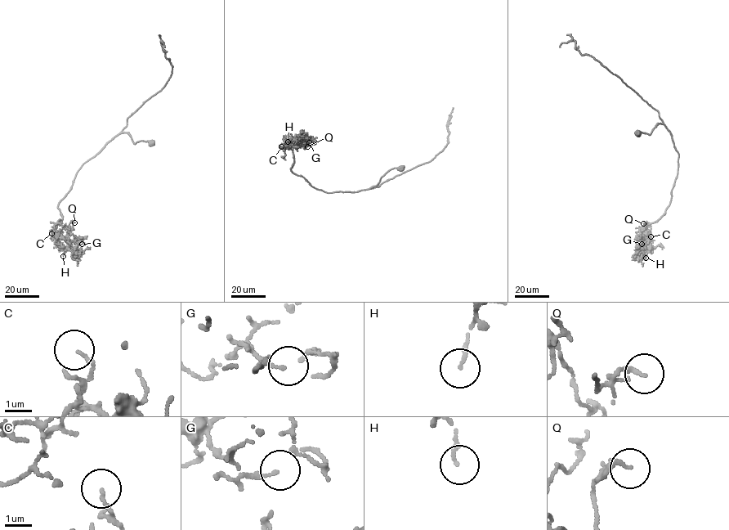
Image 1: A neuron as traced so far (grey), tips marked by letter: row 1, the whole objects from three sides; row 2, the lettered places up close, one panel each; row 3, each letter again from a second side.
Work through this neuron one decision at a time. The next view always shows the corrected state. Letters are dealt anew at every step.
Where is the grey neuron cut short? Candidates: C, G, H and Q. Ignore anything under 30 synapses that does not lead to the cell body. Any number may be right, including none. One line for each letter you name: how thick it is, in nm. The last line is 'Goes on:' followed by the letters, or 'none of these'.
Goes on: none of these

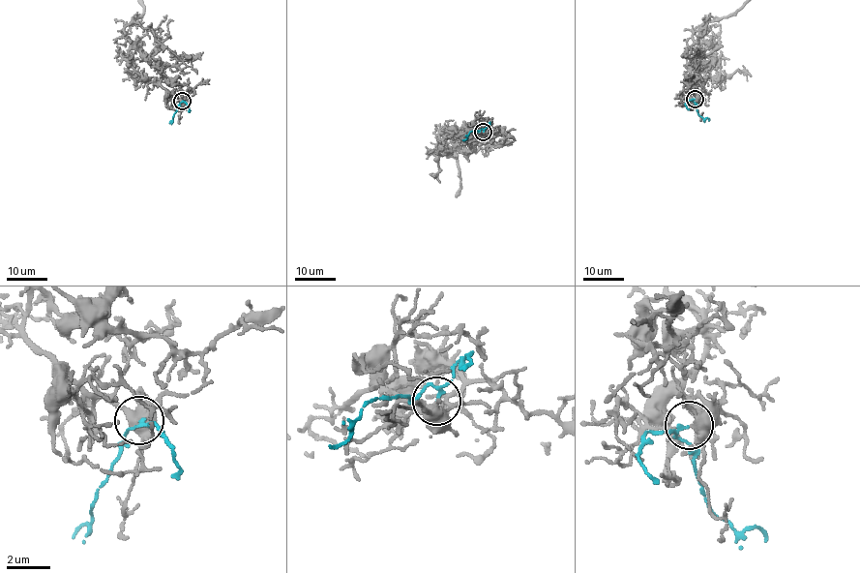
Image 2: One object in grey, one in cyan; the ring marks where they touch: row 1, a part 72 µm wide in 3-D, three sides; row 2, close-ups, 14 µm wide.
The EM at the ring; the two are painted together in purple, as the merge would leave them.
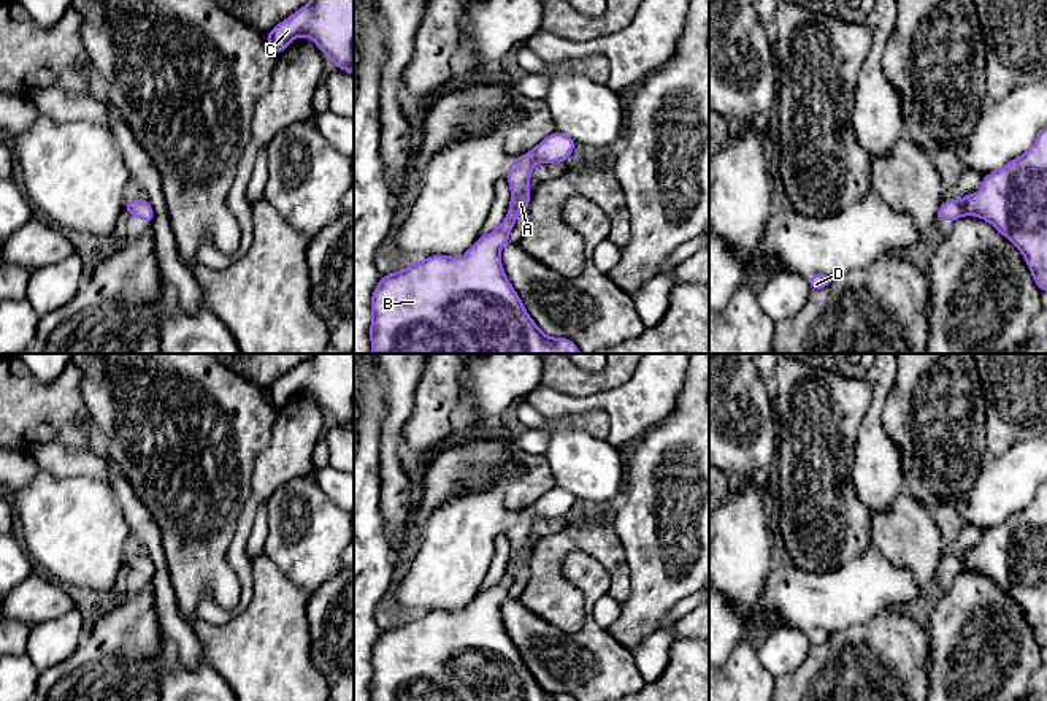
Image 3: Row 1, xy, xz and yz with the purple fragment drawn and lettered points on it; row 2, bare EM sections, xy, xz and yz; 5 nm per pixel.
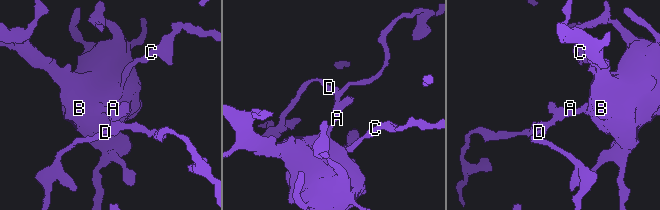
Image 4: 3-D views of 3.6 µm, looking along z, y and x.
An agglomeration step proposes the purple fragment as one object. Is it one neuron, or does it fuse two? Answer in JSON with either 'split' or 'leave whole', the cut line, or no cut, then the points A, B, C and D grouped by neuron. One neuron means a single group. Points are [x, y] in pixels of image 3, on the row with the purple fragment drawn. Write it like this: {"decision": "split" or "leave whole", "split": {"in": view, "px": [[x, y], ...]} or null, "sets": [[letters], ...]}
{"decision": "leave whole", "split": null, "sets": [["A", "B", "C", "D"]]}

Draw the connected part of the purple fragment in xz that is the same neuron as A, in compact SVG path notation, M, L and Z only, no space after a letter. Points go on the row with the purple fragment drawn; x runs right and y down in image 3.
M555 130L530 152L511 160L506 174L511 187L508 214L497 230L481 235L462 254L466 273L458 271L460 255L430 255L401 271L381 276L370 301L371 354L579 354L573 339L550 338L539 330L506 278L500 259L517 216L528 208L533 167L538 162L568 162L576 144L573 138Z

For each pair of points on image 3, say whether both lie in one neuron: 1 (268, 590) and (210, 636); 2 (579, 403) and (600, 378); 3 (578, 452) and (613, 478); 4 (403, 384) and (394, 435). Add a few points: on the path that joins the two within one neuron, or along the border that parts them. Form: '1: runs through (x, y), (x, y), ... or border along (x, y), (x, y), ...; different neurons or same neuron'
1: runs through (262, 608), (233, 636), (227, 636); same neuron
2: border along (619, 386), (587, 395), (568, 395), (548, 387); different neurons
3: runs through (586, 460), (605, 478); same neuron
4: runs through (400, 397), (394, 422); same neuron

